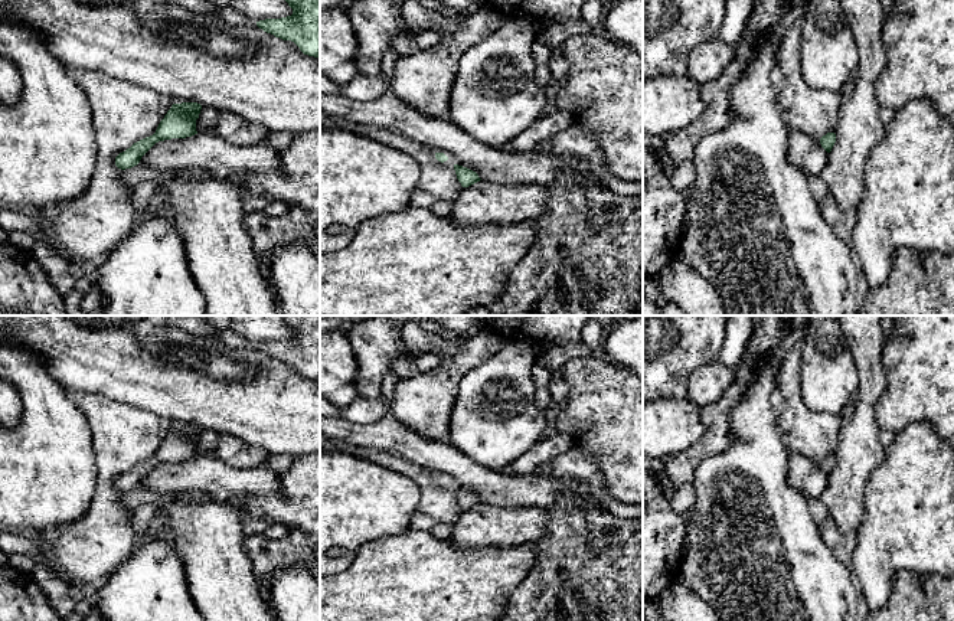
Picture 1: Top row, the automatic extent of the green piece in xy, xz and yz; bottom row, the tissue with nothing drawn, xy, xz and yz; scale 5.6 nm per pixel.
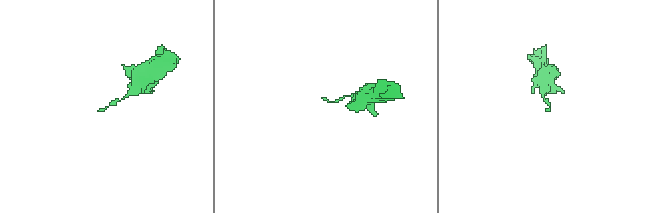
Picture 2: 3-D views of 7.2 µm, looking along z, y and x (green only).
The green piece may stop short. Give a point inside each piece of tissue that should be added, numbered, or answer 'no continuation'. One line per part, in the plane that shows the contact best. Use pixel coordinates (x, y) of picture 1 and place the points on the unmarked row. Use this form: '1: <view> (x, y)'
no continuation

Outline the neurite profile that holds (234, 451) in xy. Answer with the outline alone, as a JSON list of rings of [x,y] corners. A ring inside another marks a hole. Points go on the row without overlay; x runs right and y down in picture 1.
[[[220,434],[213,455],[235,468],[254,468],[264,465],[269,454],[238,437]]]

